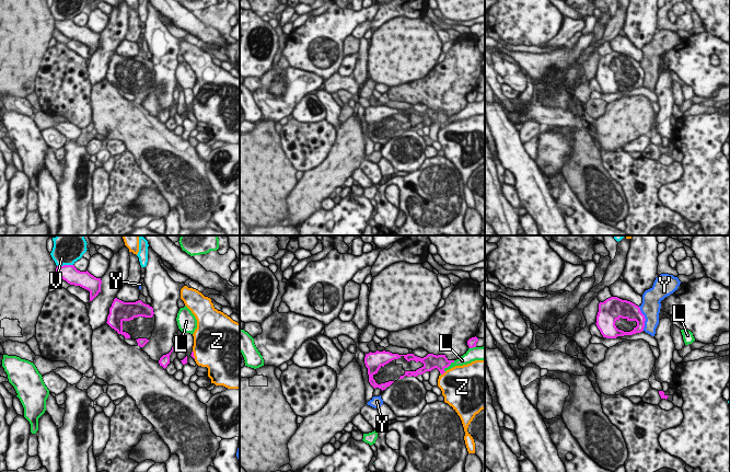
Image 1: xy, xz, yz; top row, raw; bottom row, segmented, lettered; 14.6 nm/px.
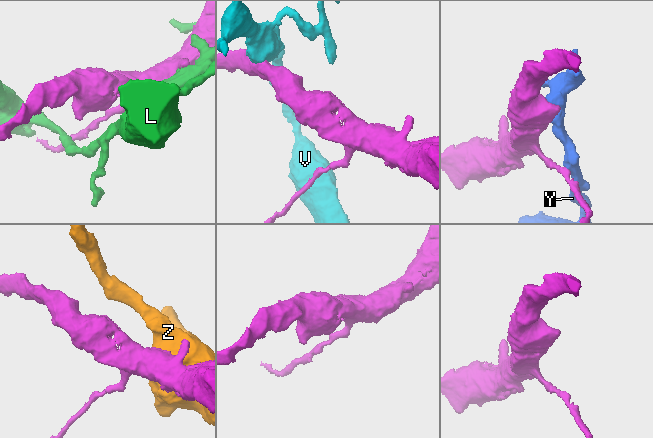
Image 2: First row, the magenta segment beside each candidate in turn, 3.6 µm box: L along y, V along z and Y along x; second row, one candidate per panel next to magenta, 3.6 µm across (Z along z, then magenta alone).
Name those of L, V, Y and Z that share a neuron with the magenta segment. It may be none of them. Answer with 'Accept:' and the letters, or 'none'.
Accept: none

